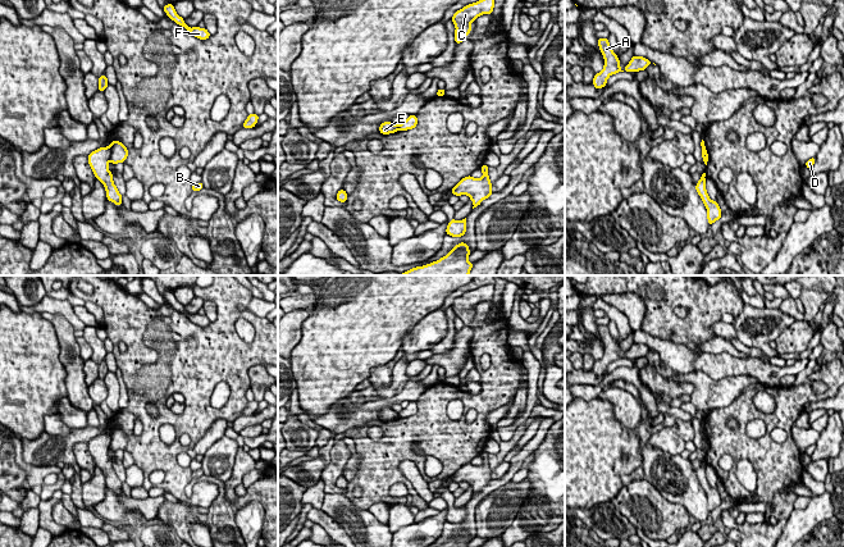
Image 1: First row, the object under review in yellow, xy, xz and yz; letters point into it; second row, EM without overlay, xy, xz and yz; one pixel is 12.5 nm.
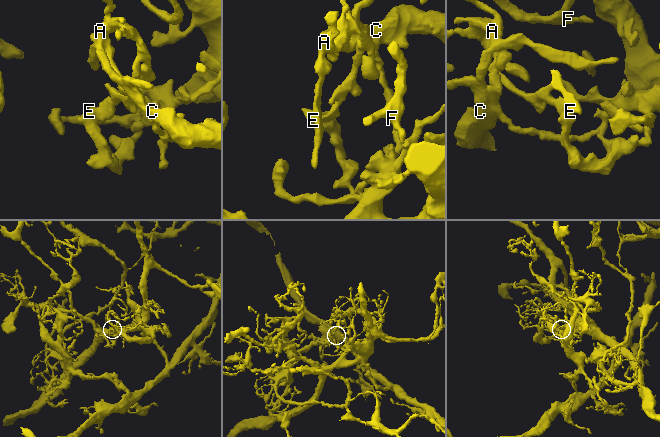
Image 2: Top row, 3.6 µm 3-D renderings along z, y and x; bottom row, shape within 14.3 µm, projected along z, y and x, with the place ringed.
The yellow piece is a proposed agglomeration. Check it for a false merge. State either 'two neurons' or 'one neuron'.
two neurons

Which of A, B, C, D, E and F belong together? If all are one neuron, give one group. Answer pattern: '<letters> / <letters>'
A C / B D E F

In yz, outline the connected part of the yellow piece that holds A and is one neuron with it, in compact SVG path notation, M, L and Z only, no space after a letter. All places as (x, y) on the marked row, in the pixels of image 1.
M598 38L598 46L605 59L605 67L601 73L594 74L593 86L599 90L606 86L611 74L616 74L624 70L620 68L619 58L613 55L608 38Z

